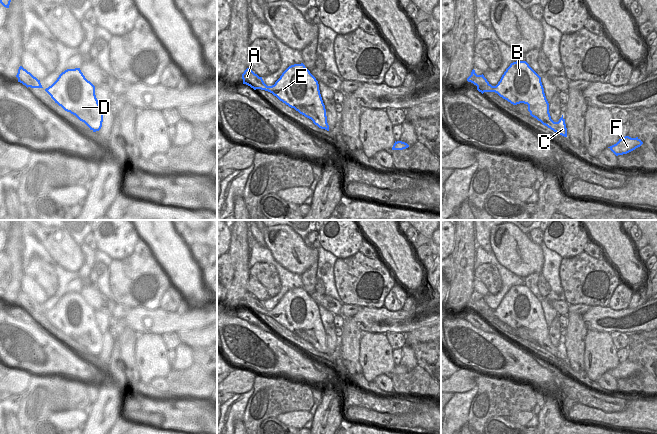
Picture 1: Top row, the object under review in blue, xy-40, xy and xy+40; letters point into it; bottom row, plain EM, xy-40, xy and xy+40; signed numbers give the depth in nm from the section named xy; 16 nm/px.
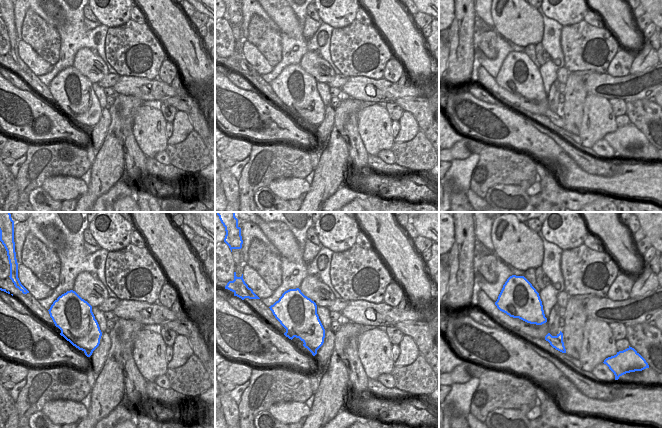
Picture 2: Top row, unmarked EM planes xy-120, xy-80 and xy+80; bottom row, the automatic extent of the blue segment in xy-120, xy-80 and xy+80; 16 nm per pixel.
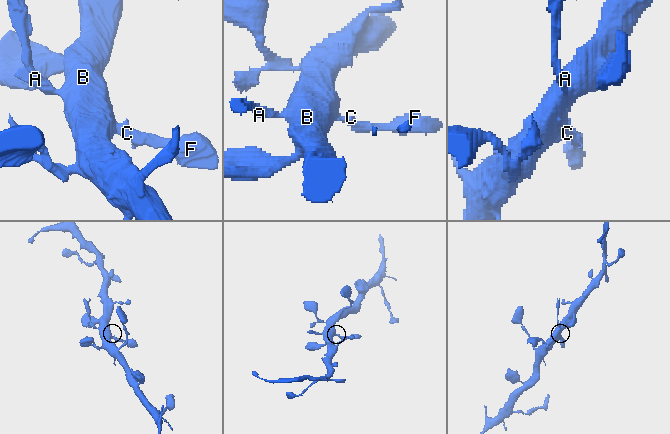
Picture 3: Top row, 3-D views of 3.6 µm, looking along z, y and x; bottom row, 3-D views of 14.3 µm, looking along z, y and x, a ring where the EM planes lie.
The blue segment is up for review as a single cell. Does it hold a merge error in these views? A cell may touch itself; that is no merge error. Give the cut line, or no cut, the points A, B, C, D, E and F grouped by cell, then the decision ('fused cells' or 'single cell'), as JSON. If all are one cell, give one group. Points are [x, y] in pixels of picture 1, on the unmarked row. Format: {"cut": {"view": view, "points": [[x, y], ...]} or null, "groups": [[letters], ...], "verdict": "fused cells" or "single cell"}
{"cut": {"view": "xy+40", "points": [[494, 310], [493, 315]]}, "groups": [["A"], ["B", "C", "D", "E", "F"]], "verdict": "fused cells"}

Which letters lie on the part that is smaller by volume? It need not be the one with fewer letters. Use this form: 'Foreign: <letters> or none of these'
Foreign: A

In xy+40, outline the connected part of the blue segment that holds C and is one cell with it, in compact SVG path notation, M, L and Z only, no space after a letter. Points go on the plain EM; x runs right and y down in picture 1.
M526 285L511 287L493 314L513 329L527 328L532 341L554 356L567 361L563 339L558 346L551 343L541 301Z

